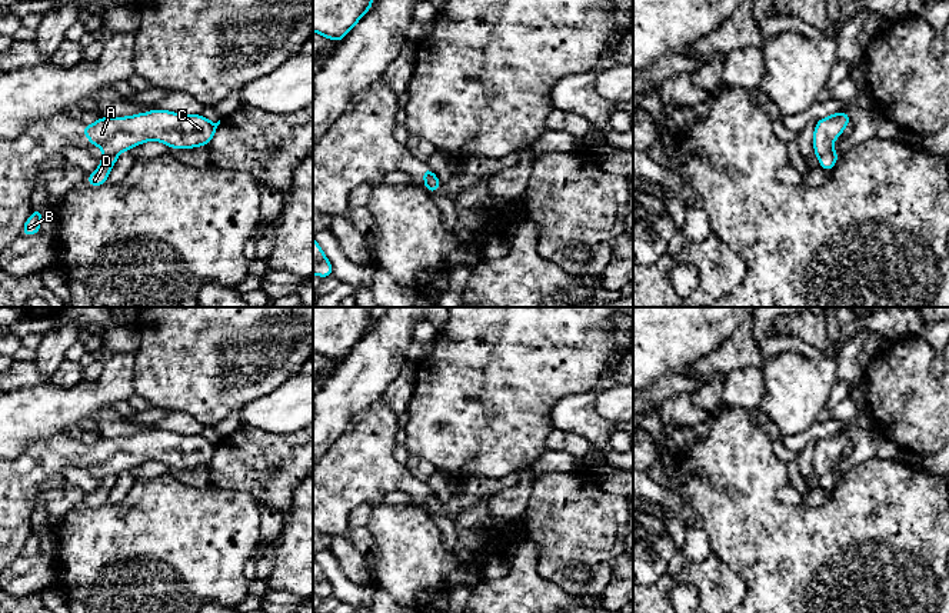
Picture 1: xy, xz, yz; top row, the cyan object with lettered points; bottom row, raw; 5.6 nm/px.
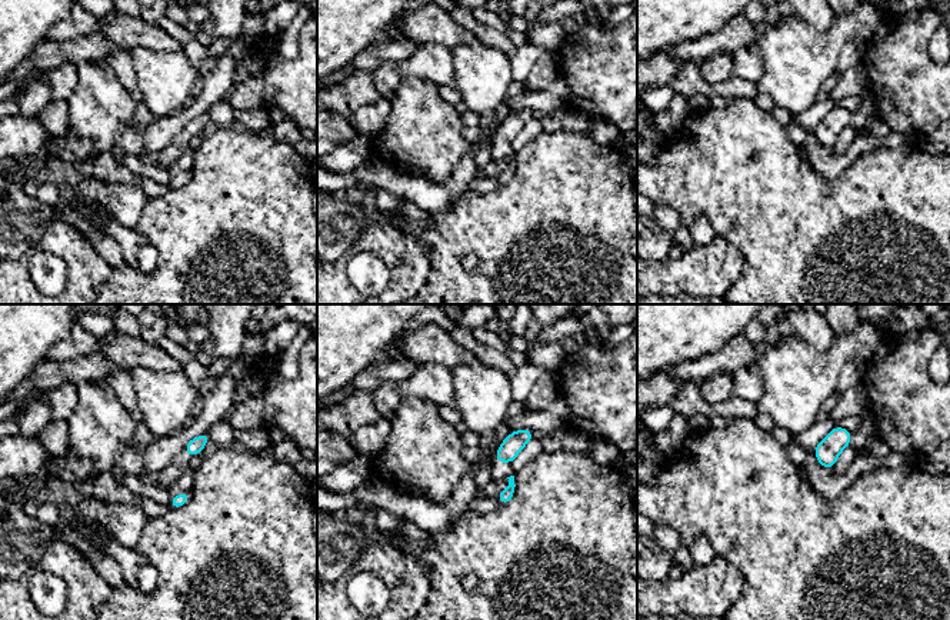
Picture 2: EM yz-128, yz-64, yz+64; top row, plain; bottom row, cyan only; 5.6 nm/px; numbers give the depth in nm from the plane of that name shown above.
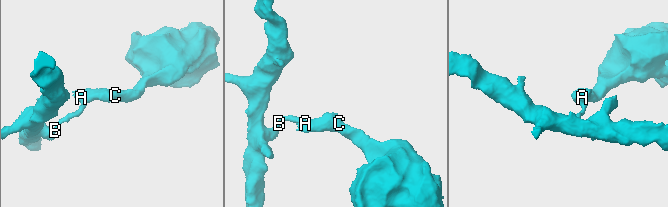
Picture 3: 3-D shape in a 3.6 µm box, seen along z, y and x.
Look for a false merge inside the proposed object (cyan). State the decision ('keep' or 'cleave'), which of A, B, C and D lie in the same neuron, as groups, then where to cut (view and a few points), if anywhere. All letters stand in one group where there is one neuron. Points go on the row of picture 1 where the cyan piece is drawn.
cleave; A C / B D; cut in xy along (116, 153), (103, 156)

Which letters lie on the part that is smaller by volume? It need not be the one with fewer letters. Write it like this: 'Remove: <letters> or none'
Remove: A, C

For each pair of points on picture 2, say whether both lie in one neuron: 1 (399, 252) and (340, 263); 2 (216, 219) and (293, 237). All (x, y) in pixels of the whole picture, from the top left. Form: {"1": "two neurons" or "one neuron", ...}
{"1": "one neuron", "2": "one neuron"}

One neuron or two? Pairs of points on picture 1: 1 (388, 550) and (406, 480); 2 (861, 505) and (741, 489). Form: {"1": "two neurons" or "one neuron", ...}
{"1": "two neurons", "2": "one neuron"}

